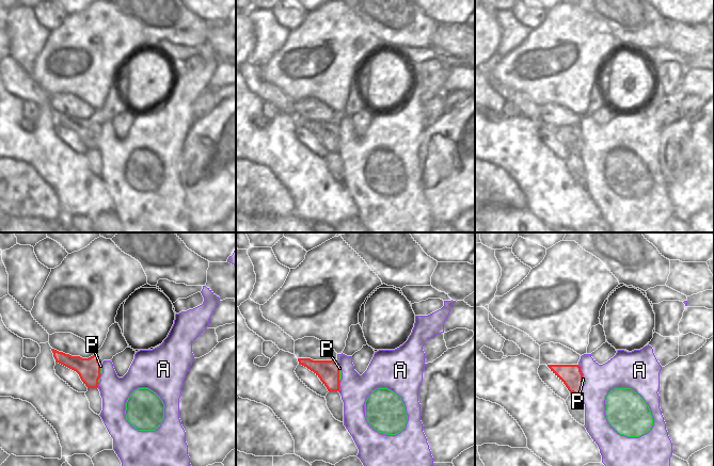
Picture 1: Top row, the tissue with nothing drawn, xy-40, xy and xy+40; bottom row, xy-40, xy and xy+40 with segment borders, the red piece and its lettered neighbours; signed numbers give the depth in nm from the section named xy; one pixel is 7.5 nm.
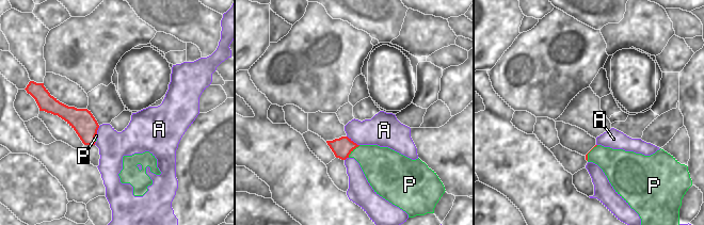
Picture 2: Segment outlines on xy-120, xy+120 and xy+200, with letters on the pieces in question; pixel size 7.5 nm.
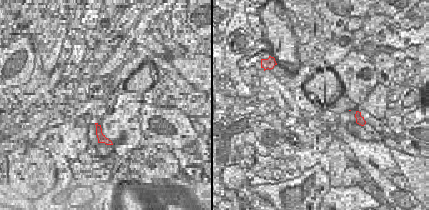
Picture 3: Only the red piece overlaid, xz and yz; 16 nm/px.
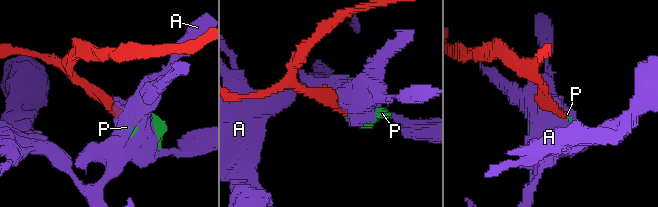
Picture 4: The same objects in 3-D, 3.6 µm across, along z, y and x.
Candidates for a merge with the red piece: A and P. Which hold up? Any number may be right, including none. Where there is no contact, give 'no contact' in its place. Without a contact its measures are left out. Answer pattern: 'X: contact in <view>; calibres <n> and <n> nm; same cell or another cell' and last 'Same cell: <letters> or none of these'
A: contact in xy+40; calibres 160 and 220 nm; another cell
P: contact in xy; calibres 170 and 20 nm; same cell
Same cell: P

